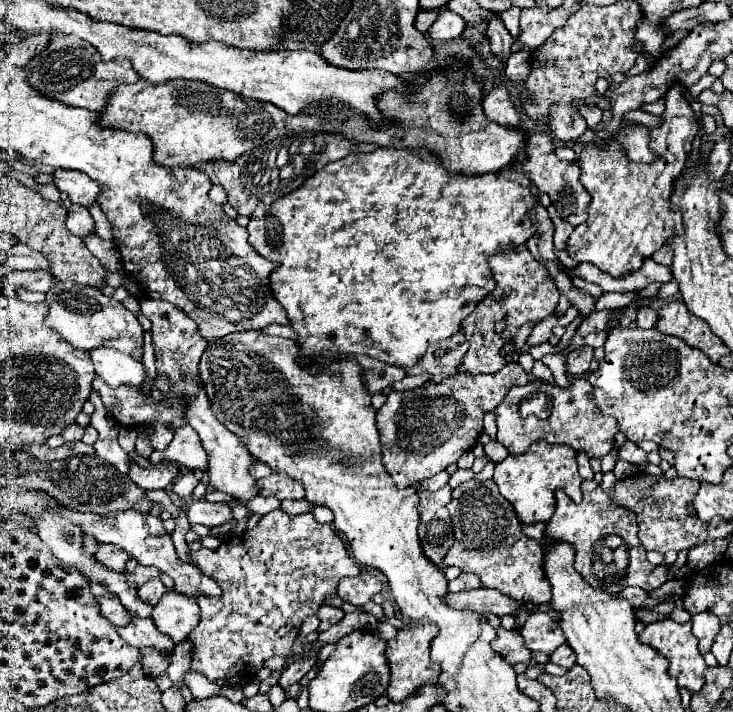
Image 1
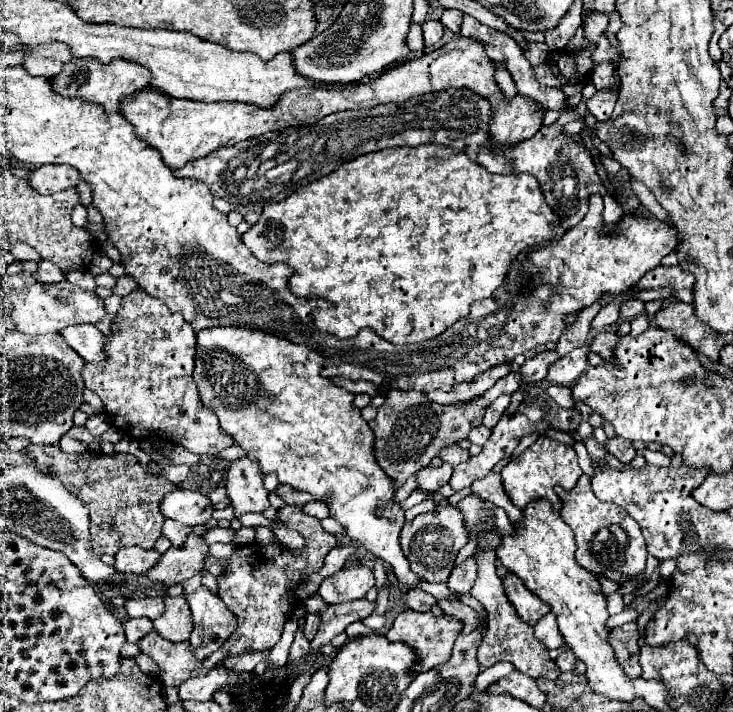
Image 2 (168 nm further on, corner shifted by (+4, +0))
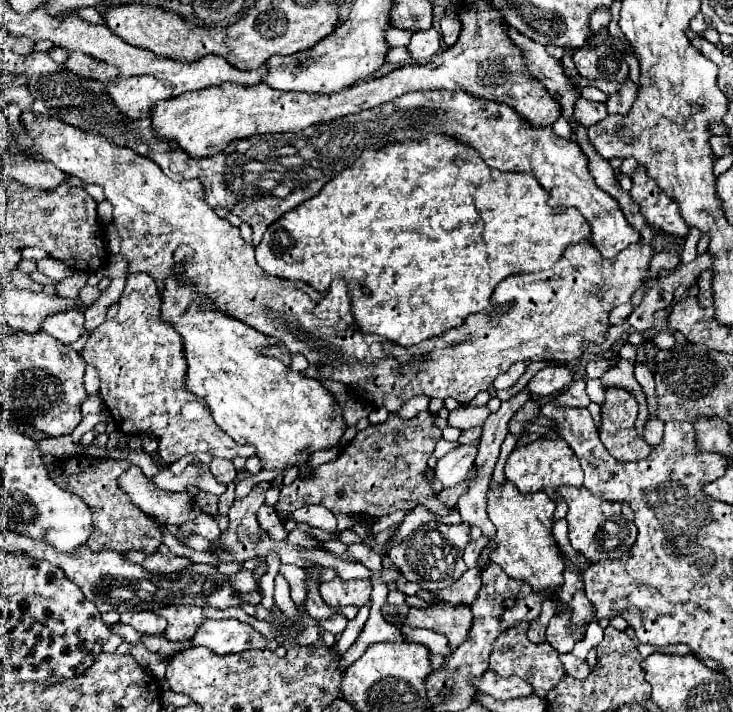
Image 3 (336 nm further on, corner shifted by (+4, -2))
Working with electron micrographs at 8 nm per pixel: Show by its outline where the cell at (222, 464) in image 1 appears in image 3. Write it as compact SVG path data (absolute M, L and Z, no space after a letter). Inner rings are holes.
M262 505L256 515L258 515L258 523L260 523L262 531L268 533L270 539L274 539L274 541L286 541L286 539L288 539L288 531L284 529L284 523L282 523L280 517L276 515L274 507Z

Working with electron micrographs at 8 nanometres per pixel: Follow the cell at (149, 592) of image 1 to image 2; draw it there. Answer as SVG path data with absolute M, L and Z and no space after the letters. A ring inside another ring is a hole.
M142 597L142 599L128 599L126 613L128 617L148 617L156 619L164 611L164 599L158 597Z

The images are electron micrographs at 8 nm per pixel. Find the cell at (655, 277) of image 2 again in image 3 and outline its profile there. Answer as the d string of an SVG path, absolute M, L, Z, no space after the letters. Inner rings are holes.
M704 271L700 275L700 305L710 307L712 305L712 271Z

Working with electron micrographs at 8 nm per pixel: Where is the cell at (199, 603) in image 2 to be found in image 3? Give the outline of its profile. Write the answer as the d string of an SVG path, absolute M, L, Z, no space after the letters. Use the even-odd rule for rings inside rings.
M206 619L192 637L192 643L208 647L216 655L270 647L270 641L266 637L262 637L252 625L242 623L238 619L222 619L222 621Z

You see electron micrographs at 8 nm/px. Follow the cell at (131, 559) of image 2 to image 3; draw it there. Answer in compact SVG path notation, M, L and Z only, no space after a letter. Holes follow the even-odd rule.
M154 553L154 555L150 555L150 557L142 563L142 567L146 567L146 569L152 571L152 573L162 573L162 575L166 575L166 573L182 571L182 569L186 569L190 563L192 563L190 559L180 557L180 555L174 555L174 553L168 553L168 555Z

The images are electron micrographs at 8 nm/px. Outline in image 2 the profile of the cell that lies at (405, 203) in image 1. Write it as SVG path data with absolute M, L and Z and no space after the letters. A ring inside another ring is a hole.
M418 145L418 147L398 147L398 149L382 149L376 153L360 155L344 165L340 165L336 171L328 173L324 179L318 179L310 183L308 187L302 187L300 191L292 193L288 199L270 203L264 207L260 219L256 225L252 225L244 235L244 245L264 263L276 263L286 261L294 267L292 277L288 279L288 289L302 297L302 299L324 299L330 301L330 309L316 309L314 325L318 331L336 335L340 339L350 339L352 335L358 335L360 329L370 327L374 333L378 333L382 339L388 339L394 345L412 345L426 339L434 339L440 333L444 333L450 325L454 325L458 319L468 315L470 305L474 301L490 297L506 279L506 271L510 267L510 261L518 257L518 253L530 245L536 245L544 239L550 239L550 225L560 223L558 217L552 213L550 205L544 201L544 195L540 195L538 181L528 175L492 175L478 163L472 163L464 153L456 153L454 149L440 147L440 145Z

